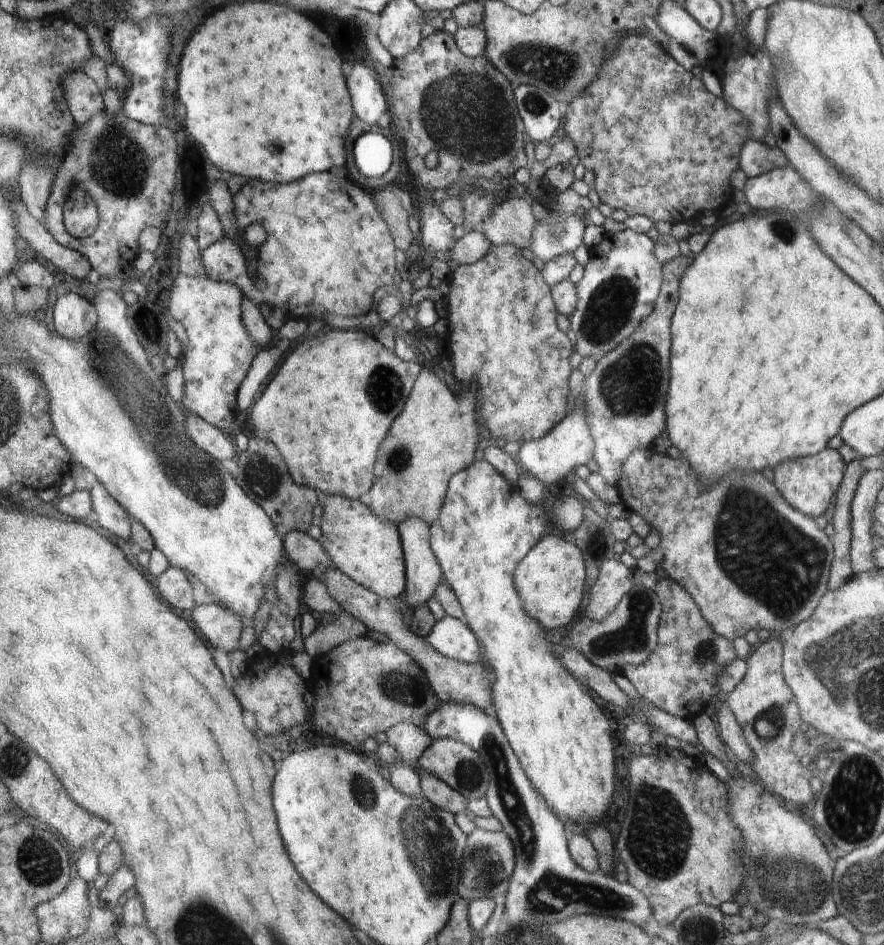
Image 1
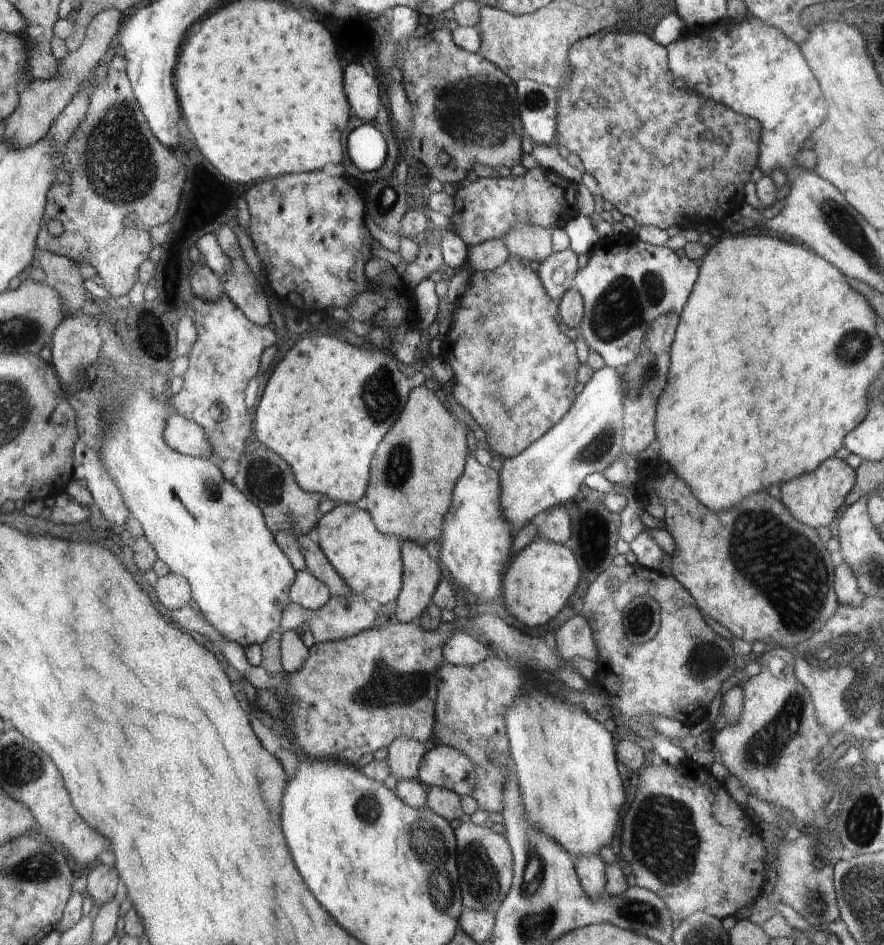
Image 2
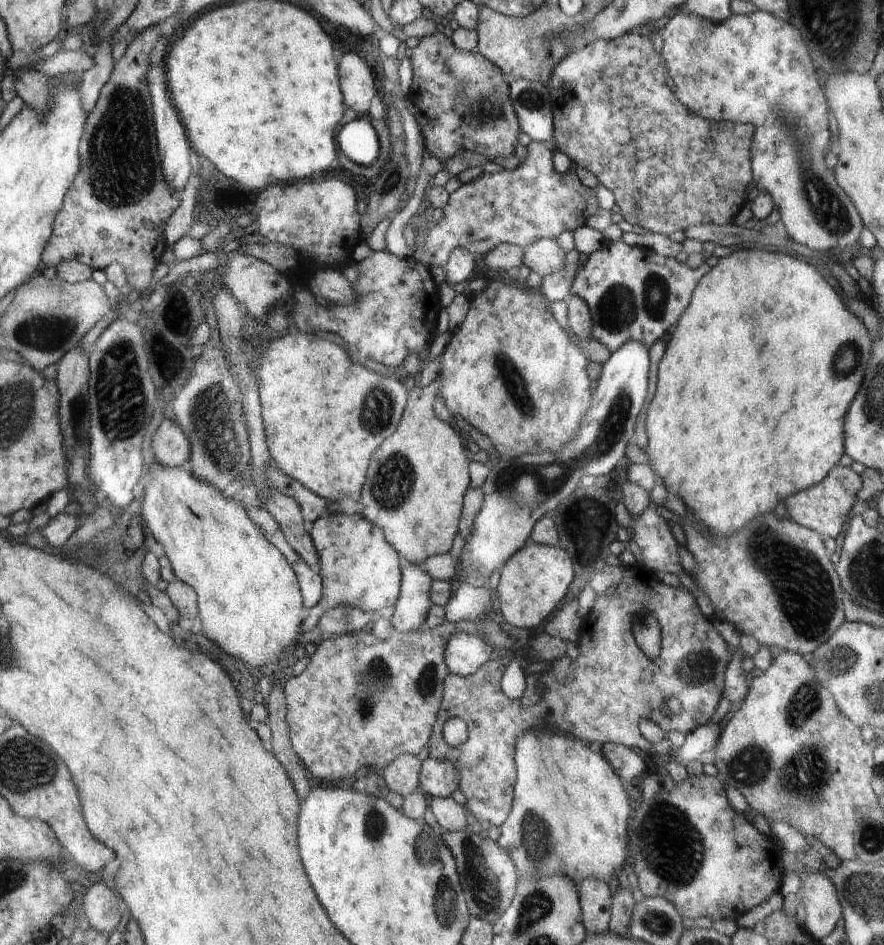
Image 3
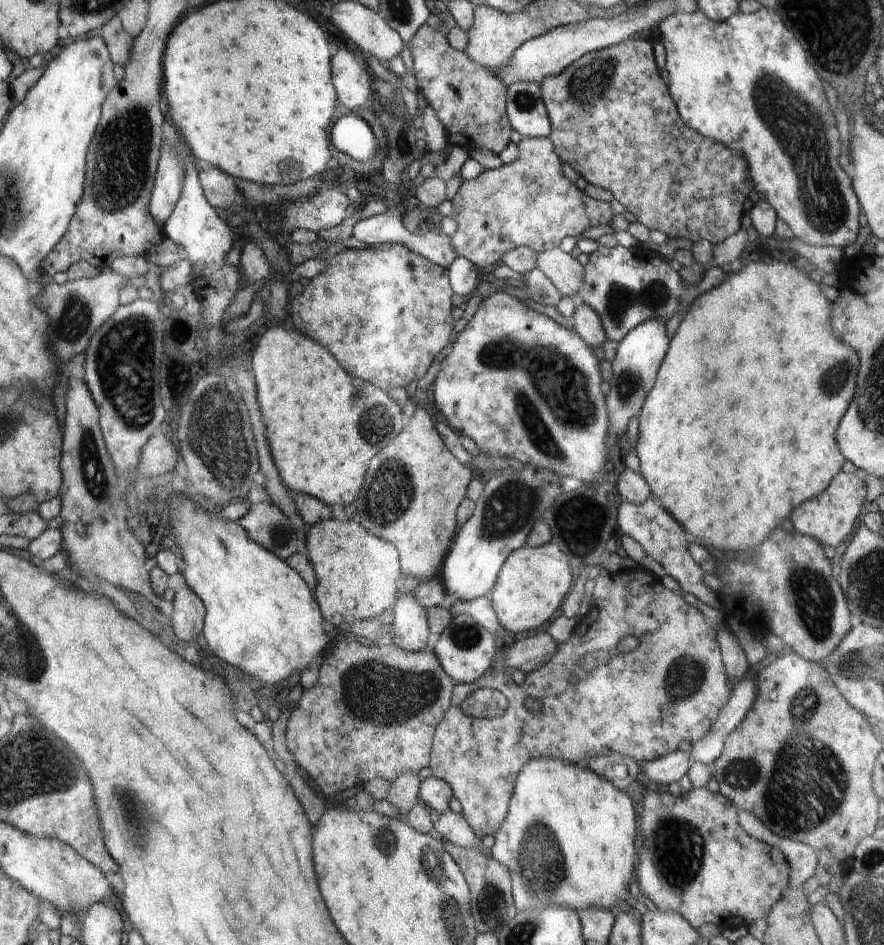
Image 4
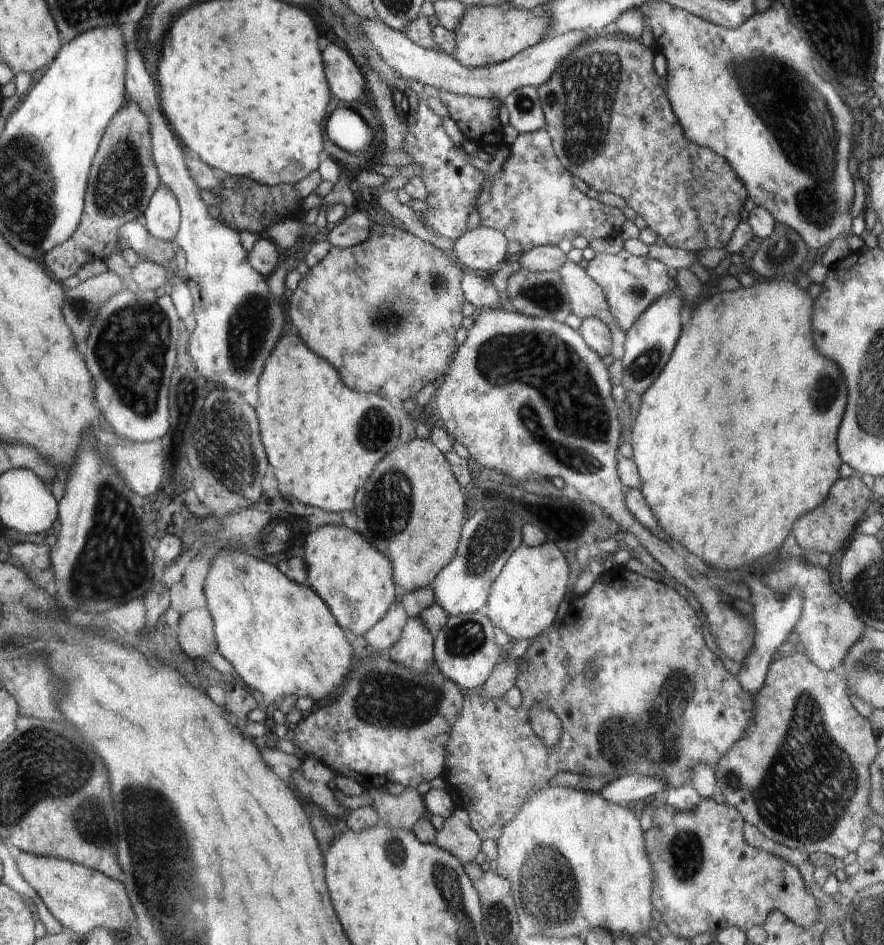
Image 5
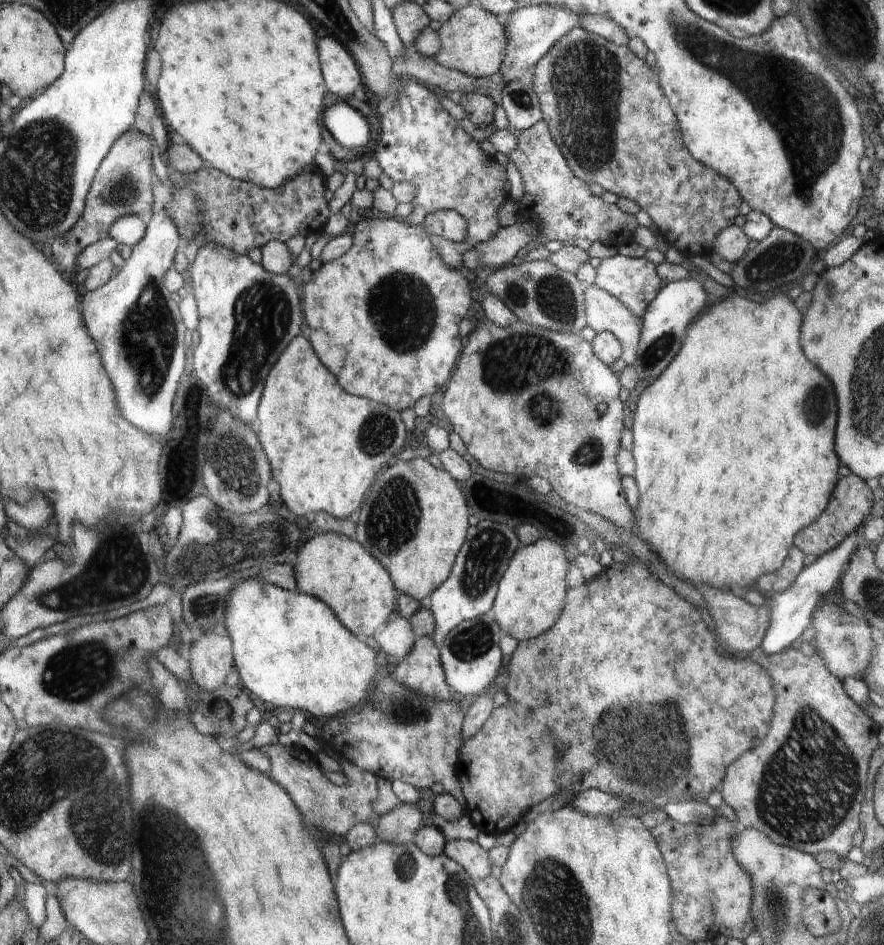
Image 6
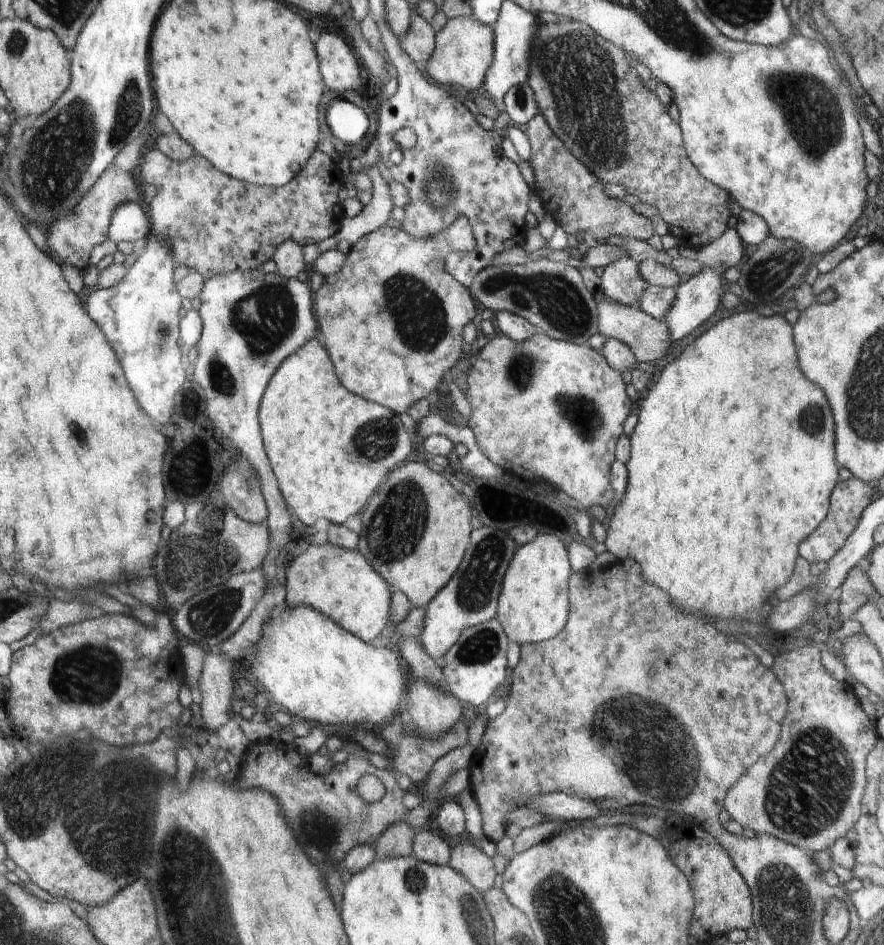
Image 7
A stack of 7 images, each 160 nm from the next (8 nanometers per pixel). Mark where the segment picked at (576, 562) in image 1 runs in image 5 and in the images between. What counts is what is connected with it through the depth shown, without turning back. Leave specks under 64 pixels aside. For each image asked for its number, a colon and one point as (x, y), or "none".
2: (542, 577)
3: (532, 584)
4: (529, 589)
5: (523, 600)

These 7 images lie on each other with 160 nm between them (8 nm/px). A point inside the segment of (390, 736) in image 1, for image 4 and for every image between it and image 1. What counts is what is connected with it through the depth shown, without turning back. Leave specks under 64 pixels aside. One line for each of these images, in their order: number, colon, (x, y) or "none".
2: (404, 756)
3: (402, 775)
4: (404, 793)

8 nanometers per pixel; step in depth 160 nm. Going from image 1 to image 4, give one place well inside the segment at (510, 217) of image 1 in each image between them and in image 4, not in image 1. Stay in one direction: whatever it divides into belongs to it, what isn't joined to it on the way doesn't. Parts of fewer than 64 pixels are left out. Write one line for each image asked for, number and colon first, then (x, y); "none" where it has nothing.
2: (533, 242)
3: (545, 256)
4: (567, 274)

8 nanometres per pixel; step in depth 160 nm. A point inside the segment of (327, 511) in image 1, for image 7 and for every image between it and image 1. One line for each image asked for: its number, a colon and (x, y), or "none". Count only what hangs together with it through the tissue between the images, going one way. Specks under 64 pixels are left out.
2: (362, 556)
3: (353, 554)
4: (356, 572)
5: (358, 600)
6: (324, 564)
7: (338, 582)

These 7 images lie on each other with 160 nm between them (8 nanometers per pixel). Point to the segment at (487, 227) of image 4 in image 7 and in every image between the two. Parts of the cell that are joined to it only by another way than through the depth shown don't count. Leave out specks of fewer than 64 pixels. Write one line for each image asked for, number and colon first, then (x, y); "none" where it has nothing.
5: (535, 202)
6: (561, 204)
7: (569, 190)

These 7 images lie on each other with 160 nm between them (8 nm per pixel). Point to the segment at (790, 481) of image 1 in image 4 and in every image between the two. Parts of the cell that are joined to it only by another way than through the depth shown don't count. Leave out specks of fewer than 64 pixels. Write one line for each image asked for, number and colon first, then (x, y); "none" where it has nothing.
2: (814, 499)
3: (823, 508)
4: (829, 518)

